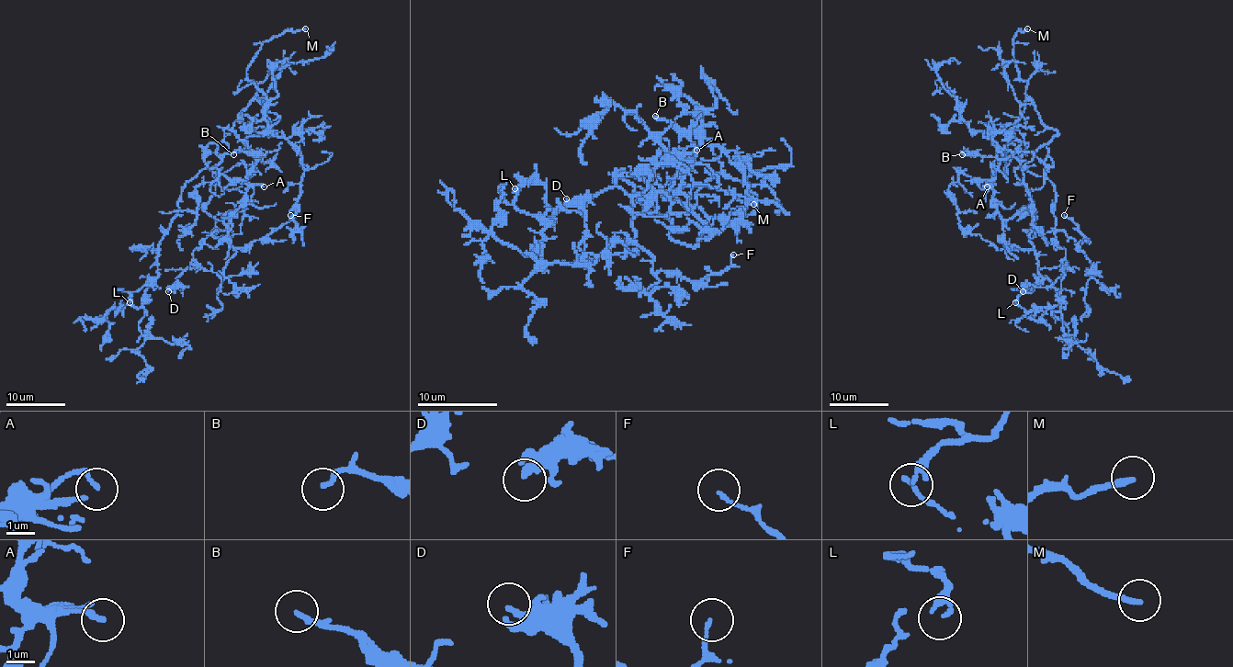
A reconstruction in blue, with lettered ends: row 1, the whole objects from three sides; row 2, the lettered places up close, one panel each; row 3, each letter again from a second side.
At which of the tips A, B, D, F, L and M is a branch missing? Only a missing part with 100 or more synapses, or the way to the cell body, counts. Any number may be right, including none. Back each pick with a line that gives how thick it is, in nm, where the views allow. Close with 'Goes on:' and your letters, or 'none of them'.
M: 190 nm thick
Goes on: M

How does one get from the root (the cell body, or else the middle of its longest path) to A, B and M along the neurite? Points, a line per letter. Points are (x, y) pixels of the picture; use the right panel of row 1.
A: (1013, 169), (1025, 151), (1016, 129), (1012, 133), (1021, 145), (1001, 162), (987, 186)
B: (1013, 169), (1025, 151), (1016, 129), (1012, 133), (1021, 145), (1005, 158), (970, 155), (965, 150), (962, 154)
M: (1013, 169), (1025, 151), (1023, 135), (1015, 129), (1027, 85), (1013, 59), (1013, 39), (1027, 28)

